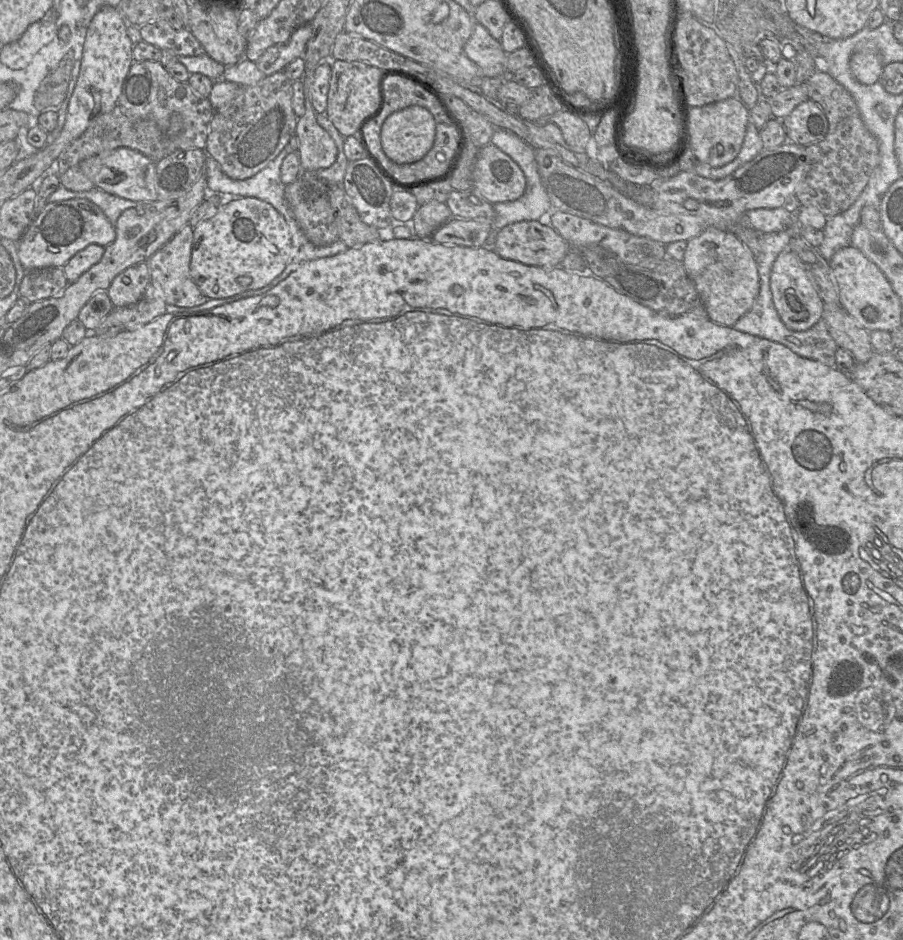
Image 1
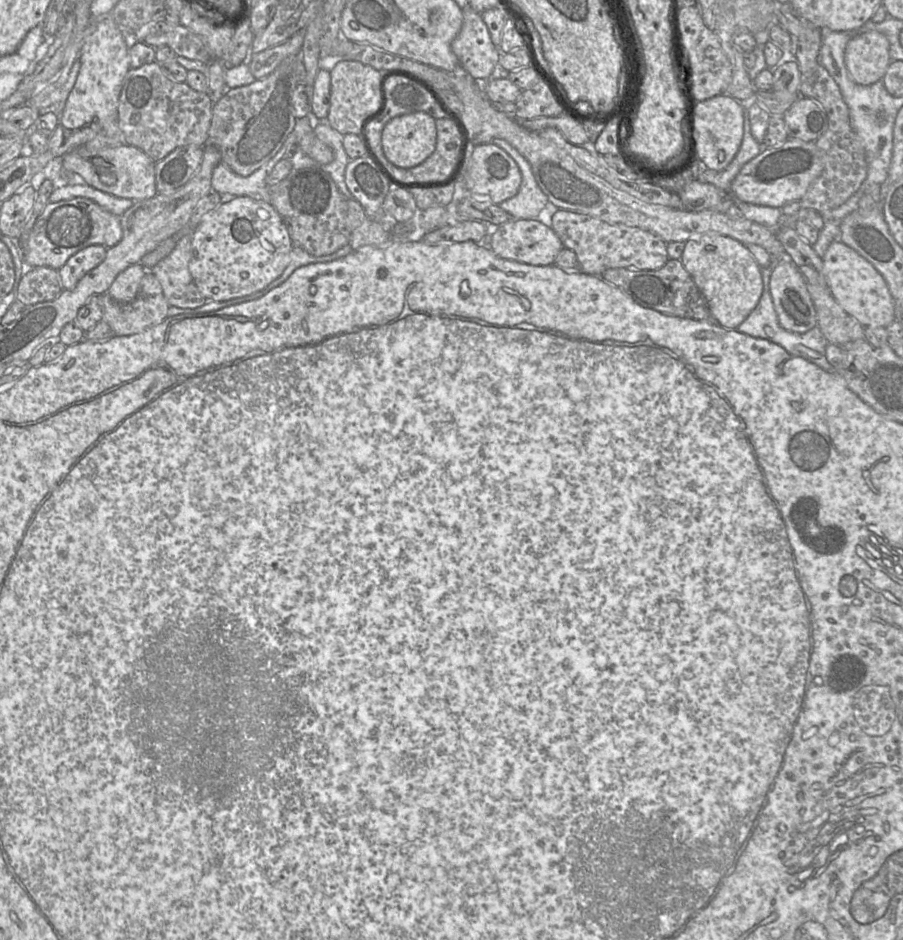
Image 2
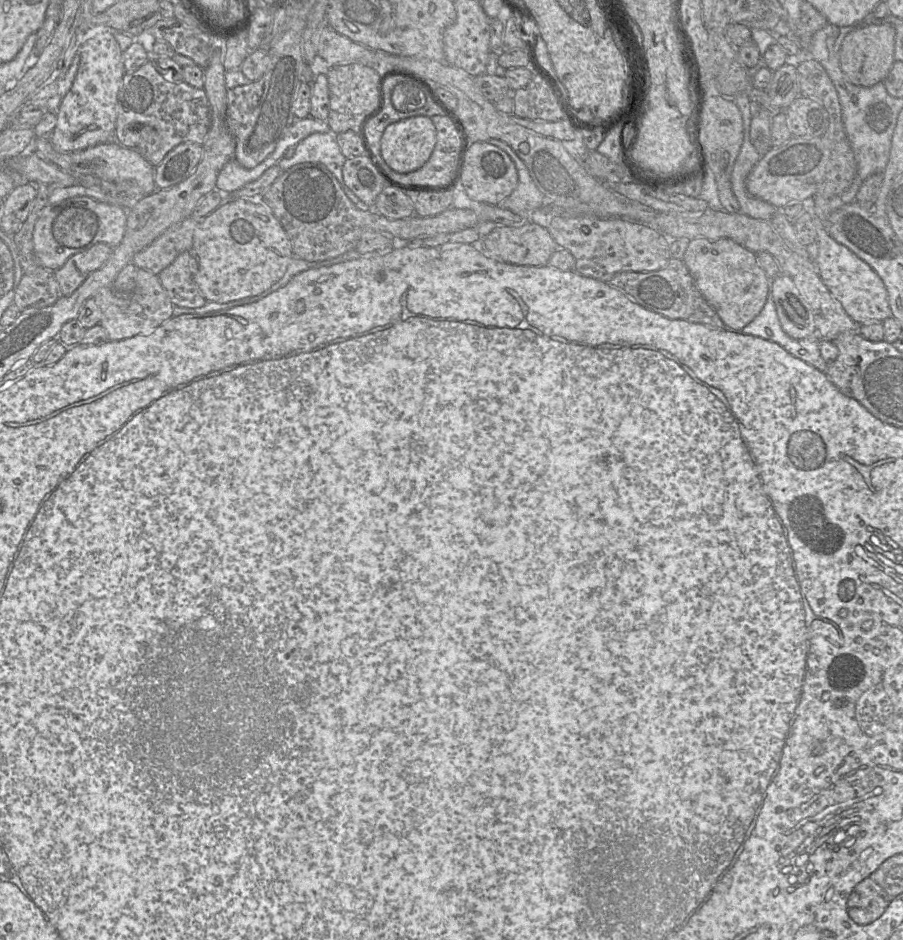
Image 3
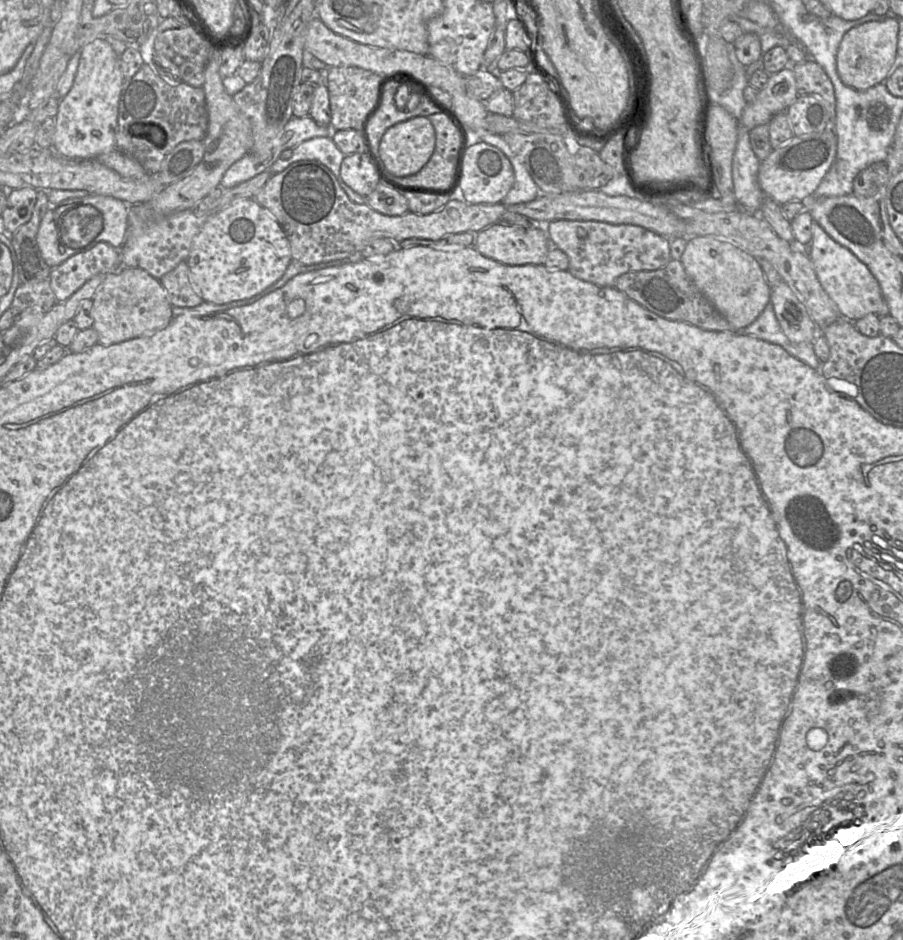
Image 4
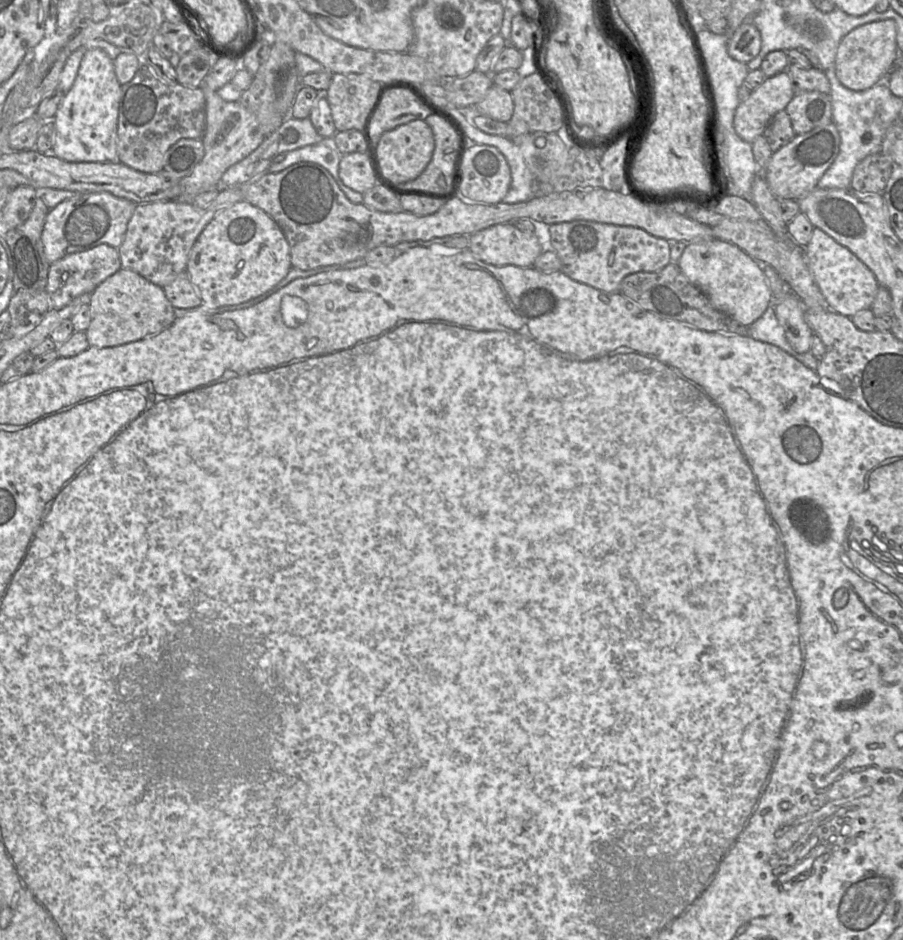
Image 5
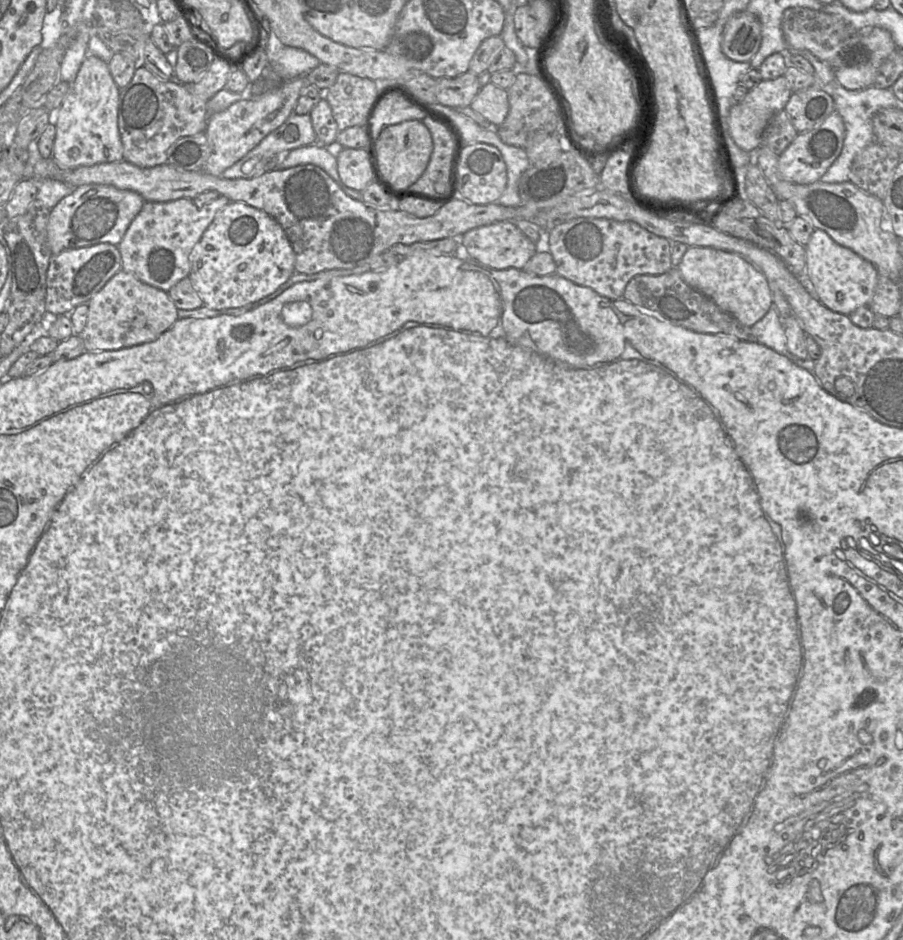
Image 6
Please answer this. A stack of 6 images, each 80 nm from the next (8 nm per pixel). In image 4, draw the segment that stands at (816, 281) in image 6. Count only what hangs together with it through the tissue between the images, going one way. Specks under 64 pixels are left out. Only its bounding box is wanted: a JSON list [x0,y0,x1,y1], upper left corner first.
[810,221,884,322]

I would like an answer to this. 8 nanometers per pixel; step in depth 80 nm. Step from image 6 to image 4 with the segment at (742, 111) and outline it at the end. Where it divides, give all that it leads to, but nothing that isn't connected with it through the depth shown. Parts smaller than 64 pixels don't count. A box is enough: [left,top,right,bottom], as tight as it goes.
[739,66,797,131]

